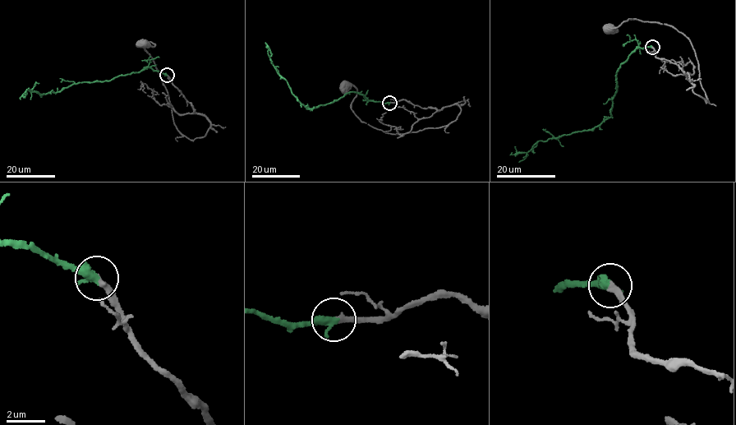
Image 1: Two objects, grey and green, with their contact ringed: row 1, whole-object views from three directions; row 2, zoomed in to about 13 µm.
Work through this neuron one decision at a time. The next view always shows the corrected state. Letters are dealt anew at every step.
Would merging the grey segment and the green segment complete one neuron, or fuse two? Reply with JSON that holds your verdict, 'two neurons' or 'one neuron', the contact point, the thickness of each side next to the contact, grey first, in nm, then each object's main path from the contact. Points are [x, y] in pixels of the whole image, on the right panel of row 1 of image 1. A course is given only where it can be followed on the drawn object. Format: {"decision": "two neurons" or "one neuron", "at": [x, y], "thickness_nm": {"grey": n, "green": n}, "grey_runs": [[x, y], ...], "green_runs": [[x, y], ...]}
{"decision": "one neuron", "at": [652, 47], "thickness_nm": {"grey": 320, "green": 440}, "grey_runs": [[652, 47], [657, 58], [688, 72], [693, 90], [706, 102], [688, 38], [670, 26], [631, 18], [608, 28]], "green_runs": [[652, 47], [637, 48], [618, 68], [611, 116], [593, 128], [538, 141], [527, 154], [509, 154]]}

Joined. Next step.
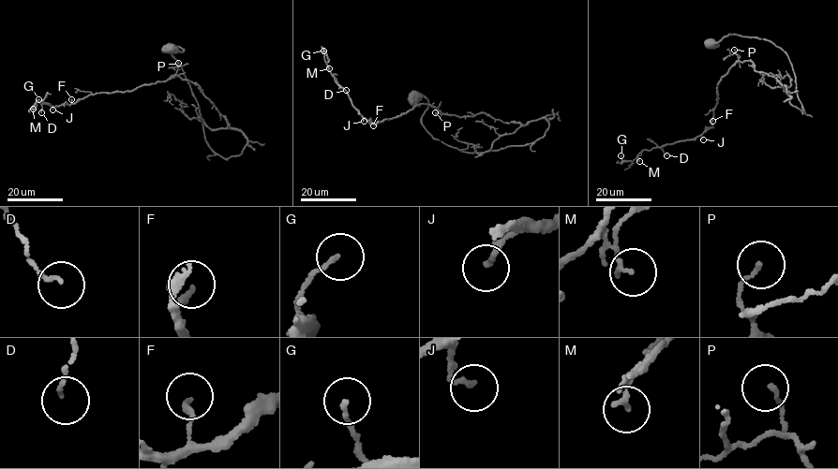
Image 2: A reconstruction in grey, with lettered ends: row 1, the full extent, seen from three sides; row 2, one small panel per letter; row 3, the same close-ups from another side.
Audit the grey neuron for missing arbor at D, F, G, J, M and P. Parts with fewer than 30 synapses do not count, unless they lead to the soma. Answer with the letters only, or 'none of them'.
none of them

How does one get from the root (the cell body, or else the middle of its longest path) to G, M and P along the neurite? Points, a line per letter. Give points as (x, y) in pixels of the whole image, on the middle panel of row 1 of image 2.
G: (413, 95), (427, 98), (431, 135), (466, 153), (529, 144), (548, 126), (426, 104), (370, 124), (323, 51)
M: (413, 95), (427, 98), (431, 135), (466, 153), (529, 144), (548, 126), (426, 104), (370, 124), (329, 68)
P: (413, 95), (427, 98), (431, 135), (466, 153), (529, 144), (548, 126), (435, 112)

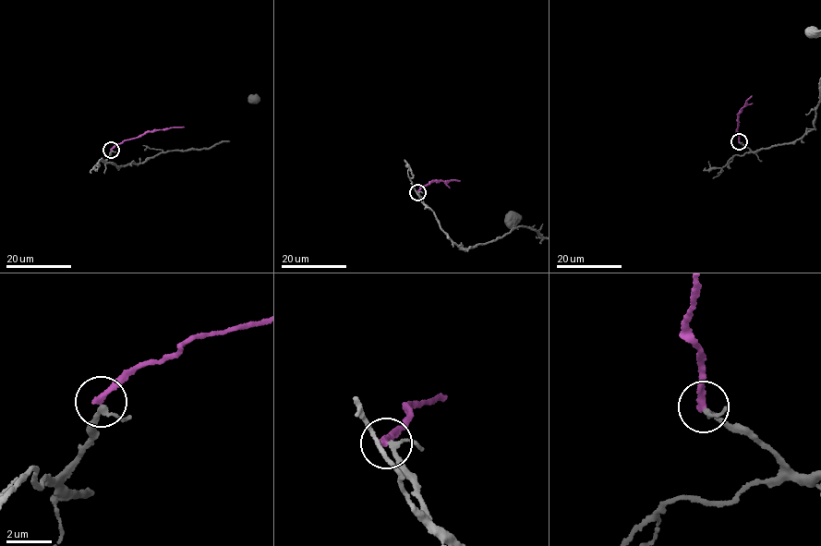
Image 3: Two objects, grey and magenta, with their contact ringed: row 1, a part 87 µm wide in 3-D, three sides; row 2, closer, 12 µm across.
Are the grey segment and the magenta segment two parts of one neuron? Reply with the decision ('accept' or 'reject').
reject

